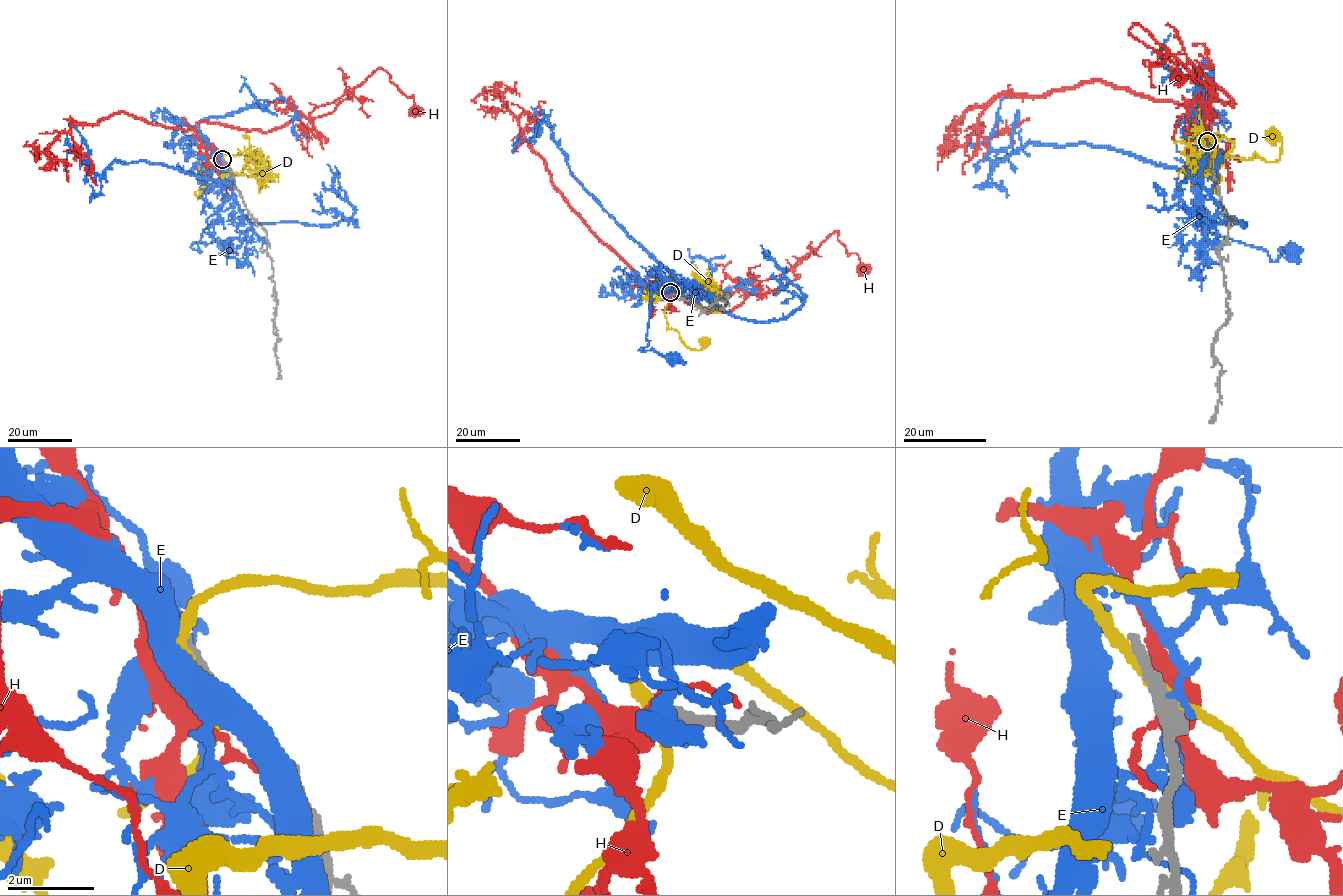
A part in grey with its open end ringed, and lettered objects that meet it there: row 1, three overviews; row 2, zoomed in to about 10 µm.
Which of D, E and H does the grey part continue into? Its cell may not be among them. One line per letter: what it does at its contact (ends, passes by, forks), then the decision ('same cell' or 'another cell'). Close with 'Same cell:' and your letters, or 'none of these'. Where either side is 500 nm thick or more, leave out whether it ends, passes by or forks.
D: it passes by | another cell
E: it ends | another cell
H: it forks | another cell
Same cell: none of these

